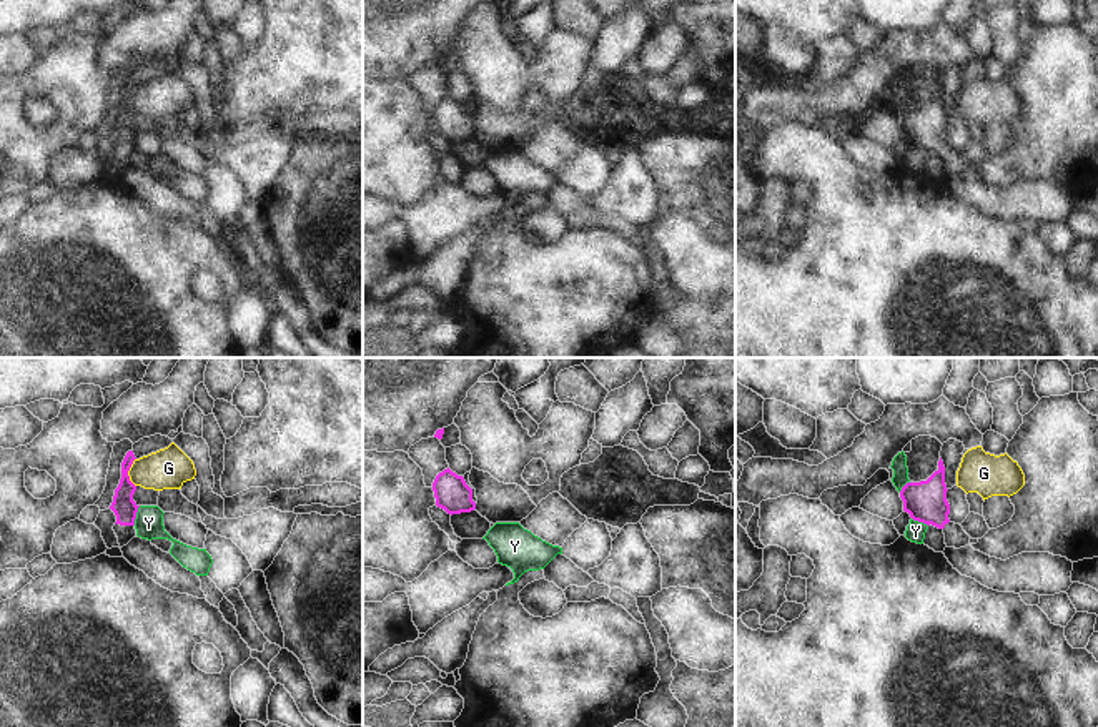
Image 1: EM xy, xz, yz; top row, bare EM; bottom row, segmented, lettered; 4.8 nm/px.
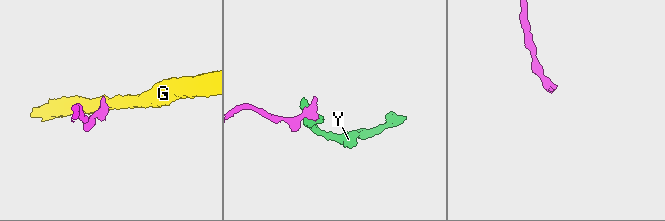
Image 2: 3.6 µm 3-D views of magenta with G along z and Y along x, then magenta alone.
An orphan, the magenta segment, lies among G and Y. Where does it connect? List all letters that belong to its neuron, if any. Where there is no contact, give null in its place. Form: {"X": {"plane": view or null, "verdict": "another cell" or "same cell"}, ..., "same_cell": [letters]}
{"G": {"plane": "xy", "verdict": "another cell"}, "Y": {"plane": "xy", "verdict": "another cell"}, "same_cell": []}

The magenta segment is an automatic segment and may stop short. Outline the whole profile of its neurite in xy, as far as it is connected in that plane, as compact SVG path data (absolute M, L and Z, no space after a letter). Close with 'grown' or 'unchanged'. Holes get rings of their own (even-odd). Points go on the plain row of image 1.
M161 62L143 65L133 72L133 77L126 80L121 90L121 106L120 106L118 115L115 116L113 130L110 133L110 136L116 143L113 158L118 165L120 175L126 173L133 165L136 165L135 146L140 135L133 128L136 113L130 108L128 98L135 87L140 87L160 77L165 77L171 70L173 67Z | grown

